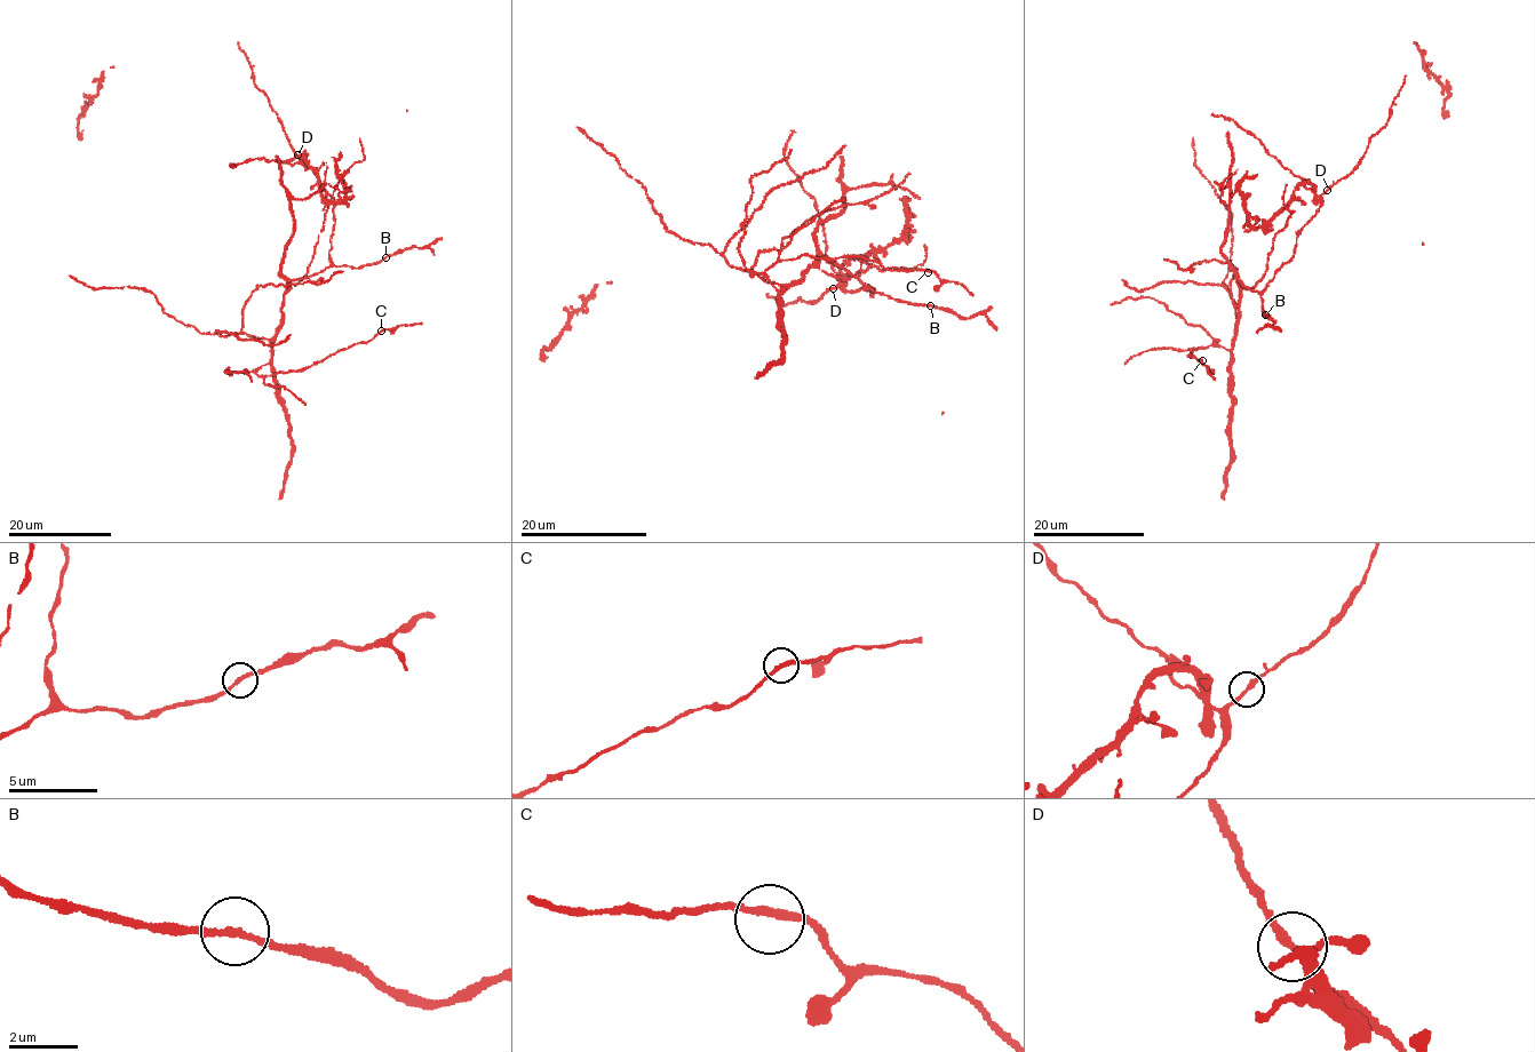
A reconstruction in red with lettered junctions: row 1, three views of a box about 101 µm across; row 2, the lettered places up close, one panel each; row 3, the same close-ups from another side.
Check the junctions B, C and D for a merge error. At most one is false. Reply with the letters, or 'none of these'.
none of these

